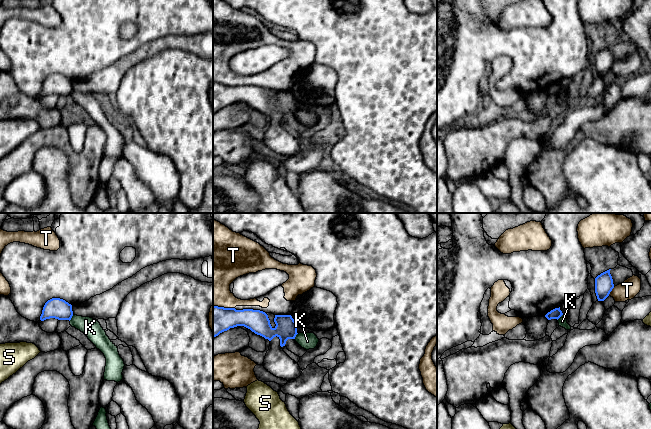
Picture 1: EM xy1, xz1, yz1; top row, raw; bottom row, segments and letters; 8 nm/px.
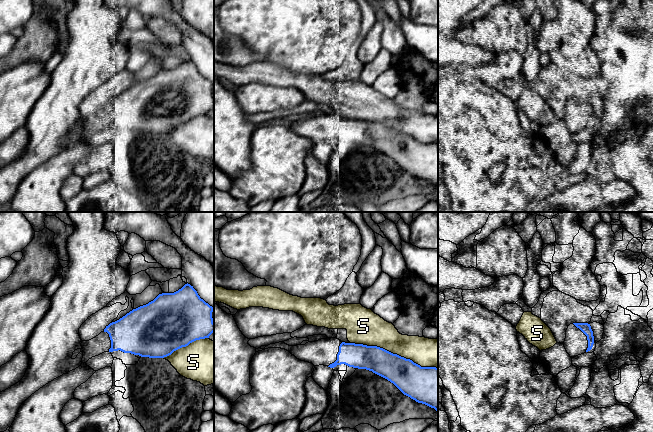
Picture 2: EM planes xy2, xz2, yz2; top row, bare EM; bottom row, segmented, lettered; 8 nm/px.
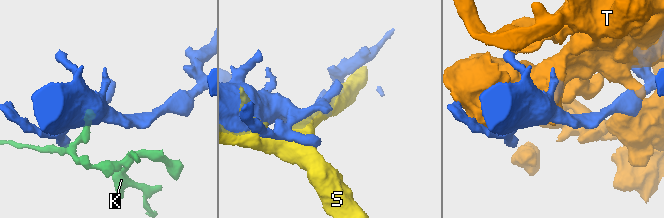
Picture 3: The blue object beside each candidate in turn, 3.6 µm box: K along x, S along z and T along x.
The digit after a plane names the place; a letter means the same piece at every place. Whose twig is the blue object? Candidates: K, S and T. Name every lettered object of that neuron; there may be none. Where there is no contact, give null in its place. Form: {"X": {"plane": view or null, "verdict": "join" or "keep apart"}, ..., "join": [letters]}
{"K": {"plane": "xy1", "verdict": "keep apart"}, "S": {"plane": "xz2", "verdict": "keep apart"}, "T": {"plane": "yz1", "verdict": "keep apart"}, "join": []}

